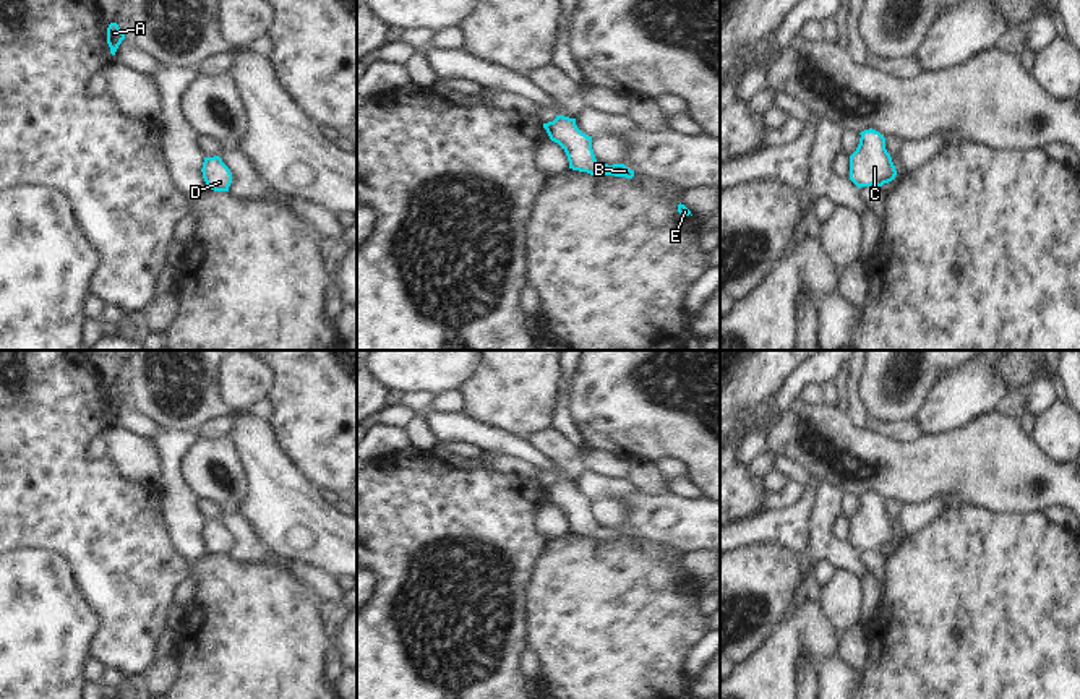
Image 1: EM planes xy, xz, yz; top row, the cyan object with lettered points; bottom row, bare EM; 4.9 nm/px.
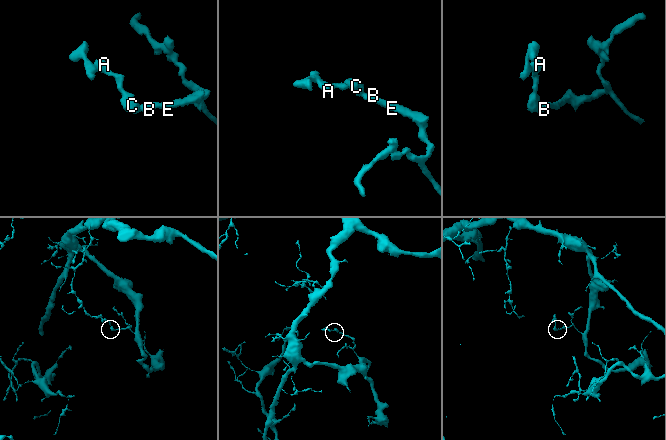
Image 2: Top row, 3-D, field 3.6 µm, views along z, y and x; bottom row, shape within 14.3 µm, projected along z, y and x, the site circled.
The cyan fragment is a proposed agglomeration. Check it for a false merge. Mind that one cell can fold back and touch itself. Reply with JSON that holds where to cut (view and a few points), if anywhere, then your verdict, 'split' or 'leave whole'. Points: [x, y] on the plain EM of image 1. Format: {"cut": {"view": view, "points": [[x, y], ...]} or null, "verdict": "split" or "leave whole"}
{"cut": null, "verdict": "leave whole"}

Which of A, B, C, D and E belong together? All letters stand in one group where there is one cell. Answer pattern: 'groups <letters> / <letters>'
groups A B C D E

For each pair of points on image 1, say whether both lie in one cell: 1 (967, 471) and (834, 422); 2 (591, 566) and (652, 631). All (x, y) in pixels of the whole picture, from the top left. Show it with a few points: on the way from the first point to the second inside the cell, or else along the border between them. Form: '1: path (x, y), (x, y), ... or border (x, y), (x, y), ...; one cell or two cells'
1: path (934, 467), (895, 467), (881, 456), (866, 454); one cell
2: path (607, 583), (636, 615); one cell

